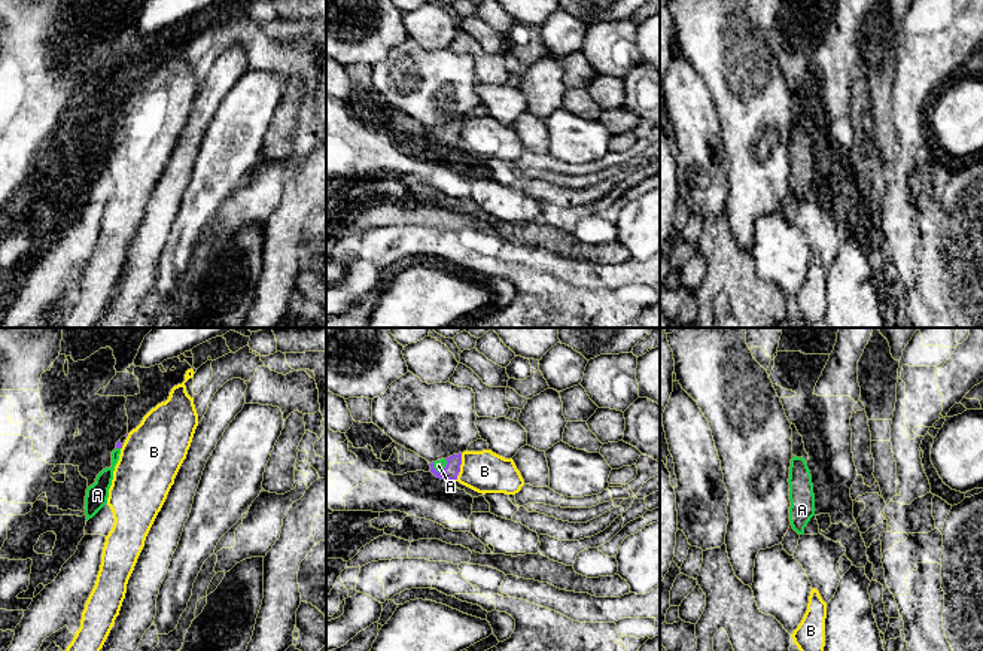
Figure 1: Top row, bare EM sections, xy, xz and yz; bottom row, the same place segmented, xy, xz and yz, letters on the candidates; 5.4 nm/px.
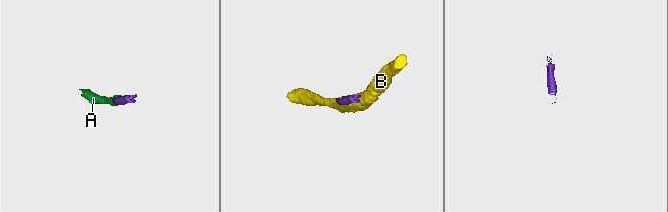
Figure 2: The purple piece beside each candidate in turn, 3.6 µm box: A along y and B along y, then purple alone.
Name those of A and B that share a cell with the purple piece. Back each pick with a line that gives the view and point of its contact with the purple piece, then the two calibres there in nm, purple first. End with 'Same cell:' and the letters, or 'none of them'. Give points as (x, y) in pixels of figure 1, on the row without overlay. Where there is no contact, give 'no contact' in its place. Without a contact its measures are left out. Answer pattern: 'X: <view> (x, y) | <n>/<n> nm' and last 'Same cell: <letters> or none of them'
A: xz (441, 137) | 90/60 nm
Same cell: A

